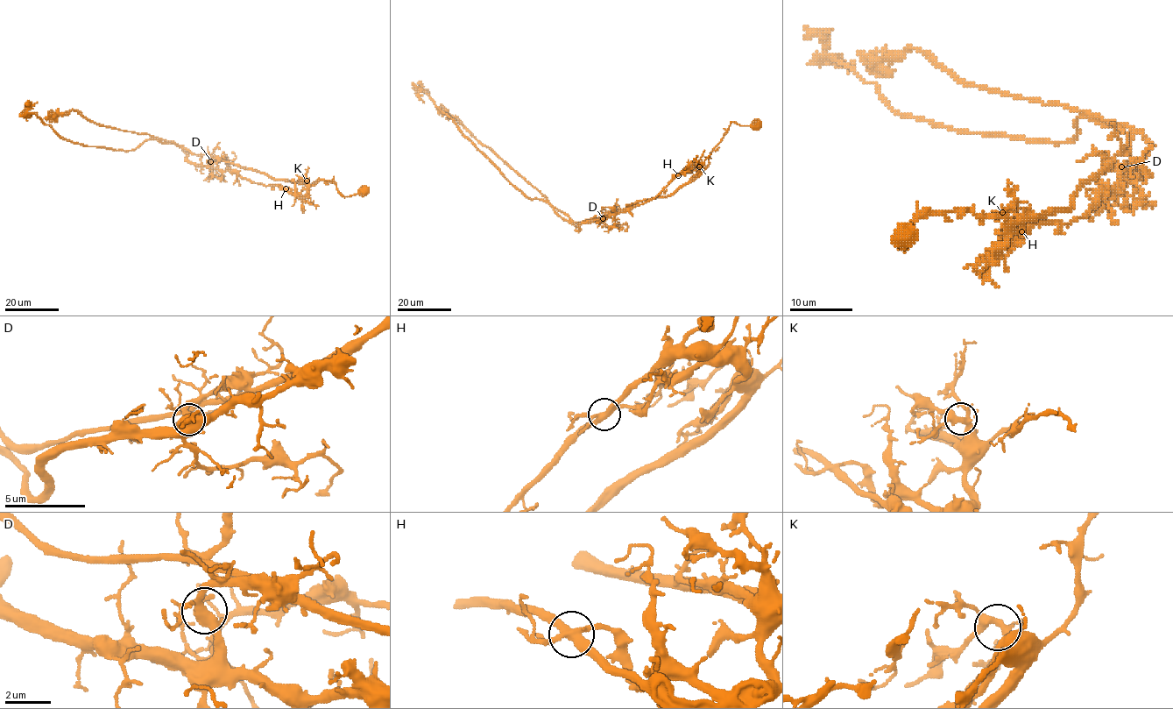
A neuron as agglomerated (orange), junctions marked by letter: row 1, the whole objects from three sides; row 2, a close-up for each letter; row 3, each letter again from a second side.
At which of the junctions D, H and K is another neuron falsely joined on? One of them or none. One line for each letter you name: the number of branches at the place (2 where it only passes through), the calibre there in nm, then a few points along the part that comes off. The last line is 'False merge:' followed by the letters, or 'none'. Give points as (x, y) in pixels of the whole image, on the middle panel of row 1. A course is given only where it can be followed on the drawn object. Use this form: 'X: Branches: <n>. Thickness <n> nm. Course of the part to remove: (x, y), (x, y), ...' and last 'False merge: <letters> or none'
H: Branches: 5. Thickness 340 nm. Course of the part to remove: (677, 174), (647, 201), (585, 222), (577, 231), (547, 202), (528, 198), (517, 189), (420, 90), (420, 81)
False merge: H

